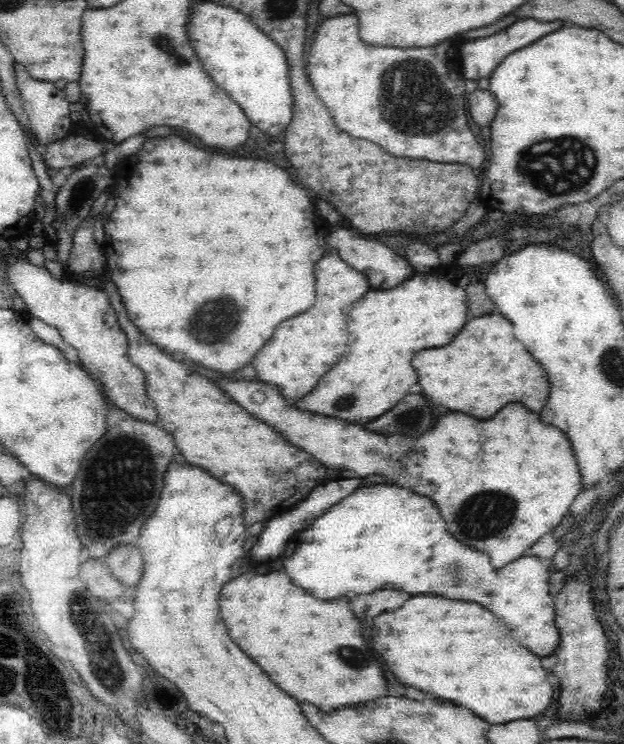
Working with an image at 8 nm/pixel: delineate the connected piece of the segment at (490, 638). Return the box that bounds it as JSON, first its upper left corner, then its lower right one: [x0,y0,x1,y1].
[372,596,552,724]

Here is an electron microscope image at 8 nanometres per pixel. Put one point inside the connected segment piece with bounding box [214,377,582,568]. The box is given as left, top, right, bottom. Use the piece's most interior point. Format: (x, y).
(529, 480)

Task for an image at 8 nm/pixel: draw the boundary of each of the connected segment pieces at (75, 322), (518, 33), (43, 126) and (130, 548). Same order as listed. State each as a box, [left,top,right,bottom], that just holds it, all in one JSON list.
[[5,254,157,424],[460,20,566,80],[14,63,75,146],[104,542,143,586]]

